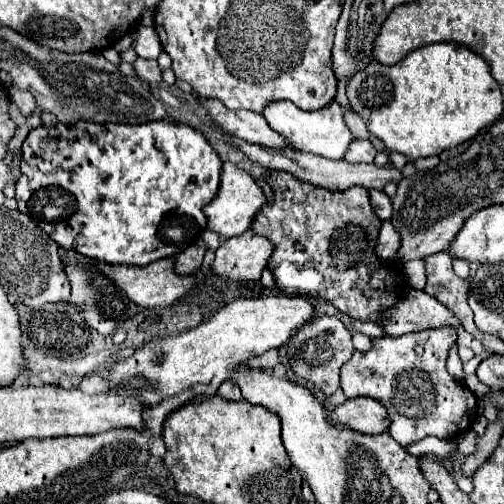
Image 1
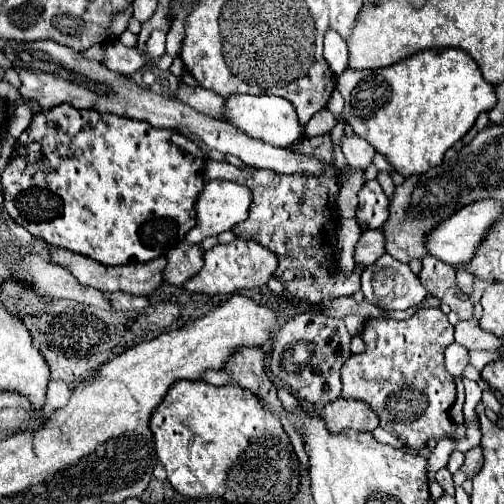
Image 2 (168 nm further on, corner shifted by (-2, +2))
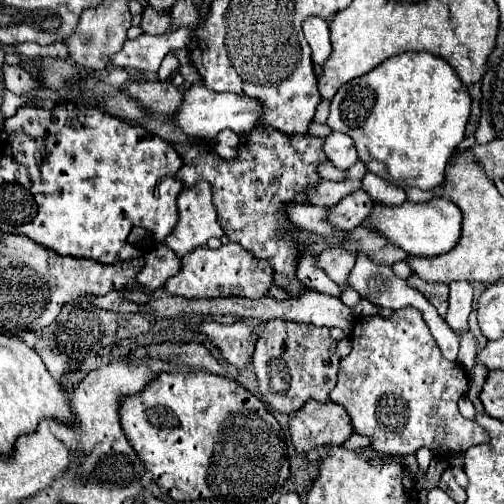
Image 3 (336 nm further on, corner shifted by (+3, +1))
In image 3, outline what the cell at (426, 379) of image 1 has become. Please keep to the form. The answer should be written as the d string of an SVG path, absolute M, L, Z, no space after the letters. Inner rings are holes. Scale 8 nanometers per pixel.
M415 308L393 312L389 318L365 316L359 318L351 330L353 350L339 364L339 382L331 390L331 400L341 404L351 416L357 434L371 436L373 448L383 454L407 456L415 454L421 446L429 448L437 458L449 458L447 454L467 450L475 444L489 442L489 434L459 414L457 400L467 392L467 374L457 362L443 358L435 338L429 332L427 322Z

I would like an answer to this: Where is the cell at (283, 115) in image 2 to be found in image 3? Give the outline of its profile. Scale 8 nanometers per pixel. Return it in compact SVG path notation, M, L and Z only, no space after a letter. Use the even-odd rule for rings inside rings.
M199 82L195 86L191 86L189 90L183 92L183 102L181 108L177 110L177 114L173 116L173 122L185 130L191 136L201 136L201 138L215 138L221 130L229 128L233 130L237 136L249 136L255 128L263 126L261 116L263 116L263 104L257 98L245 96L245 94L215 94L211 90L205 90L205 86Z

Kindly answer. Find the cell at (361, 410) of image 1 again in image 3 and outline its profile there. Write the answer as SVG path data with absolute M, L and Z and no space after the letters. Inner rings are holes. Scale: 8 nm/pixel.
M309 400L289 422L291 440L299 452L325 444L343 444L353 436L349 414L335 402Z

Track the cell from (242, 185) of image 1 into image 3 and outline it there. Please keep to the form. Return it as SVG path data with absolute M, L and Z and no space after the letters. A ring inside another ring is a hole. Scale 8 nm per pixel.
M203 180L193 188L185 188L177 198L177 208L177 228L169 234L169 238L165 238L165 244L169 244L177 256L183 258L191 250L205 246L211 236L223 236L209 182Z

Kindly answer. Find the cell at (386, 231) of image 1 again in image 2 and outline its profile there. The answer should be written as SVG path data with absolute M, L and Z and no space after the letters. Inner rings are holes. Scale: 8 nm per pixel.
M380 229L364 231L362 237L356 243L354 261L358 265L372 265L384 253L386 253L386 249L384 249L384 235L382 235L382 231Z

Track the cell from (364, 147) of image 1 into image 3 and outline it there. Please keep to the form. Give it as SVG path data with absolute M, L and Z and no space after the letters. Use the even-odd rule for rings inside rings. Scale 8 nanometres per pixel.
M331 132L325 138L325 154L329 162L333 162L339 170L347 170L359 160L353 140L343 132Z

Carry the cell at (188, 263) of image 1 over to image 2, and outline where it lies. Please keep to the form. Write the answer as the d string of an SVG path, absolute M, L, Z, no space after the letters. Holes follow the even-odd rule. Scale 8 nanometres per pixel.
M178 245L166 253L166 269L164 269L164 281L170 285L182 285L190 277L194 277L204 265L202 251L198 245Z

